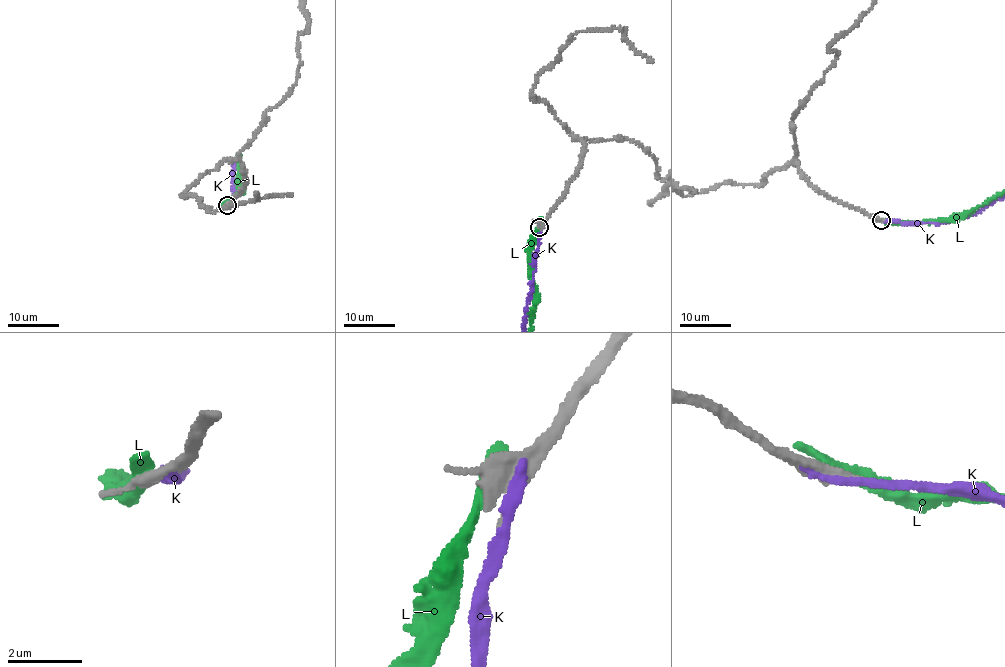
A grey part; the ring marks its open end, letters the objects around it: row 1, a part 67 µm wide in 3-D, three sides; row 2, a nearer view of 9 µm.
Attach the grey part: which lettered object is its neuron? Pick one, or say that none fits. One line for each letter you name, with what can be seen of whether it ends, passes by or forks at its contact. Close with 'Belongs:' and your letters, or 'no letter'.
Belongs: no letter

